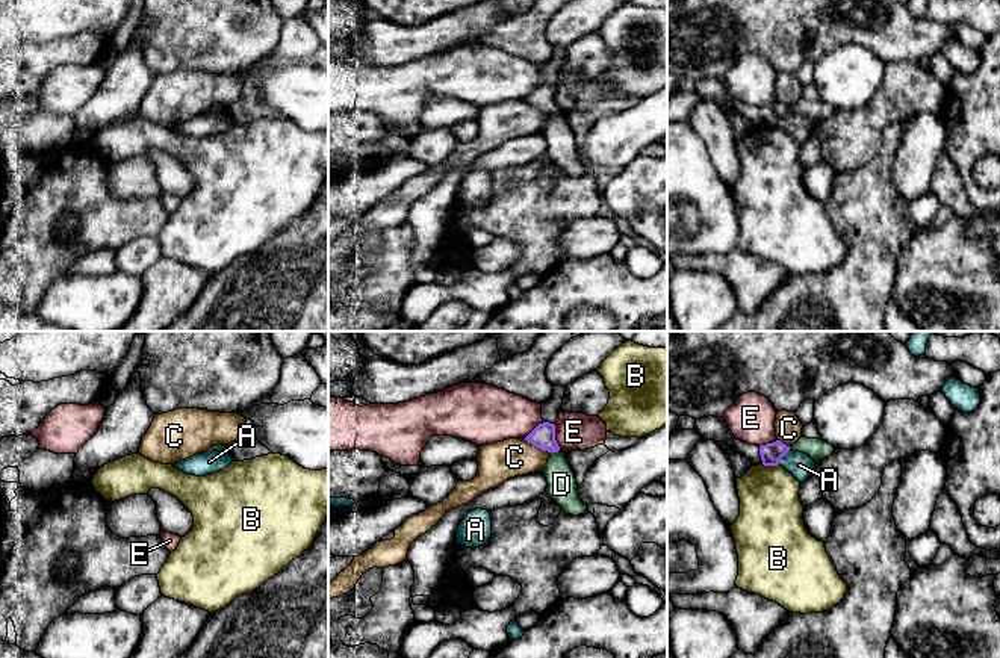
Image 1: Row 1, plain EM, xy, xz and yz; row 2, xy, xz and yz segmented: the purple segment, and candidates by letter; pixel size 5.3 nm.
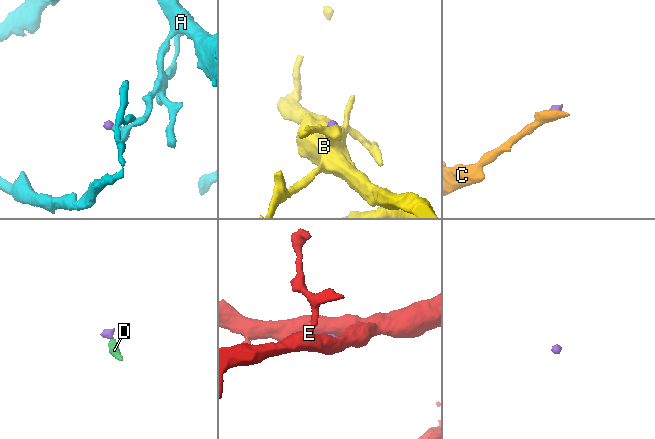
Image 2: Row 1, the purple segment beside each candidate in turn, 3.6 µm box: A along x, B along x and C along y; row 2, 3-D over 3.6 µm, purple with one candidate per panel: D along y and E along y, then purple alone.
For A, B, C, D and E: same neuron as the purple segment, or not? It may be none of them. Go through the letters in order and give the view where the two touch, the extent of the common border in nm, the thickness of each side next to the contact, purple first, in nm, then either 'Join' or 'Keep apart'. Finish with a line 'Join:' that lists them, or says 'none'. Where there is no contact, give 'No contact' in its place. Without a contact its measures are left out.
A: Touches purple in yz. Shared border 100 nm. Thickness 110 nm (purple) against 140 nm. Keep apart
B: Touches purple in yz. Shared border 90 nm. Thickness 110 nm (purple) against 340 nm. Keep apart
C: Touches purple in xz. Shared border 170 nm. Thickness 130 nm (purple) against 200 nm. Keep apart
D: Touches purple in xz. Shared border 40 nm. Thickness 130 nm (purple) against 160 nm. Join
E: Touches purple in xz. Shared border 150 nm. Thickness 130 nm (purple) against 190 nm. Keep apart
Join: D

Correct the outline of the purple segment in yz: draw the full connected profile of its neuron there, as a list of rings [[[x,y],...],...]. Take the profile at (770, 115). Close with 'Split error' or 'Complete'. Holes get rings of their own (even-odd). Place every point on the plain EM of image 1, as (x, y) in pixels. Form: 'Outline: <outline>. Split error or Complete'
Outline: [[[700,79],[696,80],[694,91],[708,101],[725,103],[735,113],[744,116],[752,127],[764,126],[764,127],[778,127],[779,121],[790,112],[790,107],[776,101],[767,106],[749,106],[734,98],[729,91],[726,82],[723,79]]]. Split error

